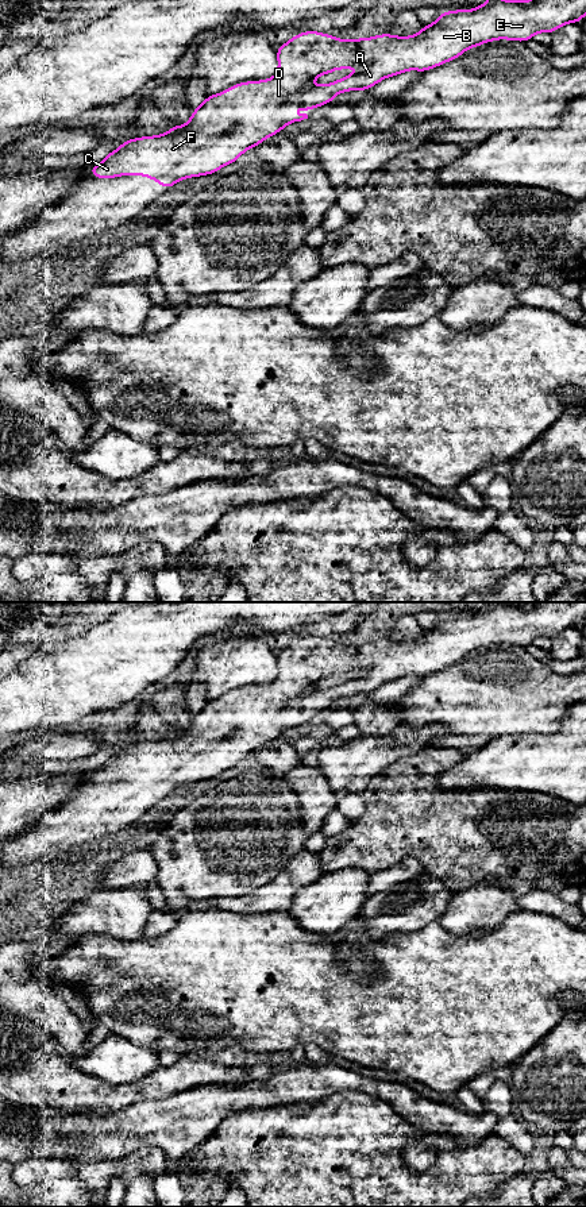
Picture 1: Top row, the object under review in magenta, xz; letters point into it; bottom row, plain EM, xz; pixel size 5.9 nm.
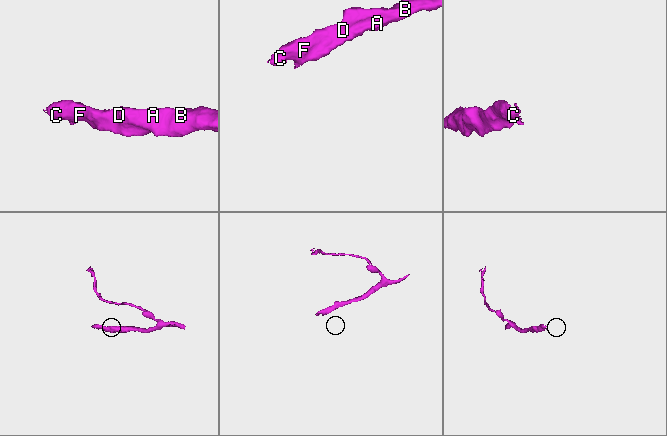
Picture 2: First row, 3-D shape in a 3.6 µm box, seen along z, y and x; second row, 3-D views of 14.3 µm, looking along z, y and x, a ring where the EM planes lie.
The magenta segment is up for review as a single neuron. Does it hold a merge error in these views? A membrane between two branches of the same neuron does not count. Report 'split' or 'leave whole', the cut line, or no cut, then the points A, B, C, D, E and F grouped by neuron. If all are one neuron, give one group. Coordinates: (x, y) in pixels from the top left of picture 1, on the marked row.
leave whole; no cut; A B C D E F

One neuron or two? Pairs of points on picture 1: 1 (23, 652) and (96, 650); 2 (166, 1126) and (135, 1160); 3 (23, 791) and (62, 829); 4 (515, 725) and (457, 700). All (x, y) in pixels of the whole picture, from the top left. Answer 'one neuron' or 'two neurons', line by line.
1: two neurons
2: two neurons
3: two neurons
4: one neuron

